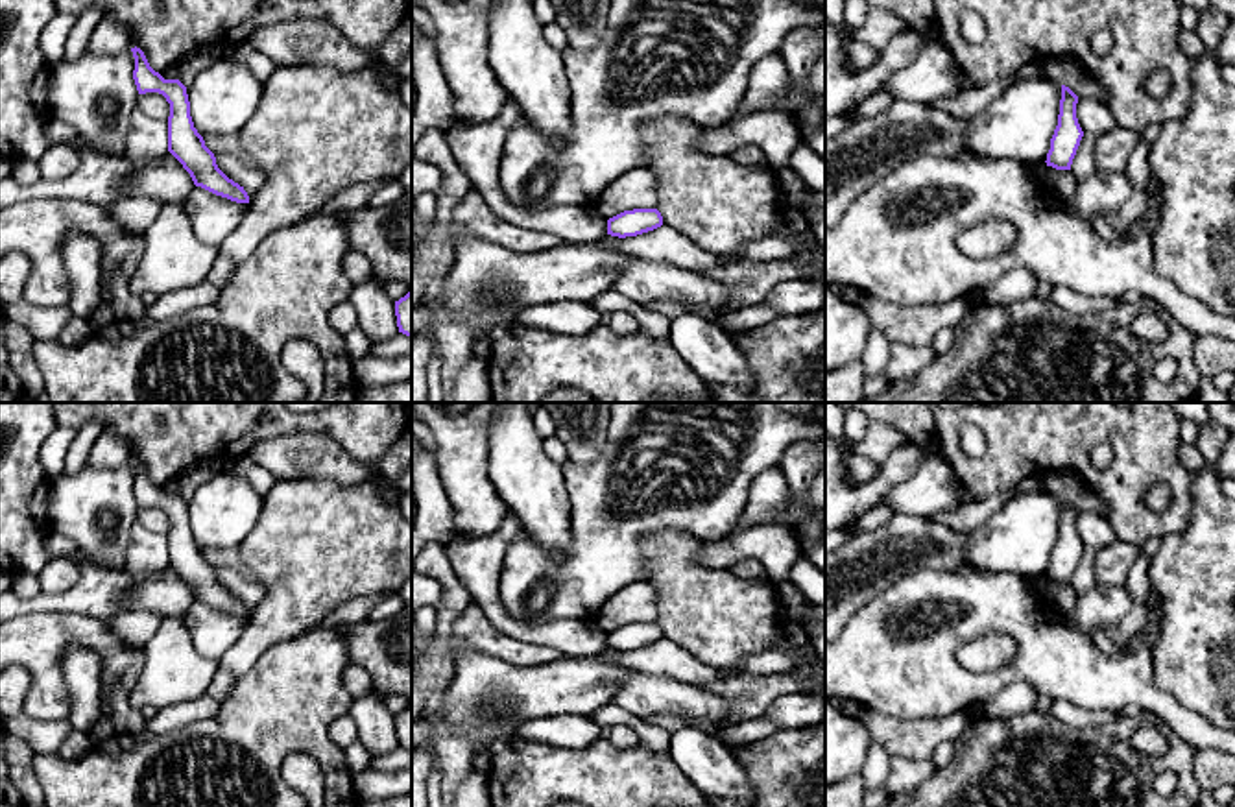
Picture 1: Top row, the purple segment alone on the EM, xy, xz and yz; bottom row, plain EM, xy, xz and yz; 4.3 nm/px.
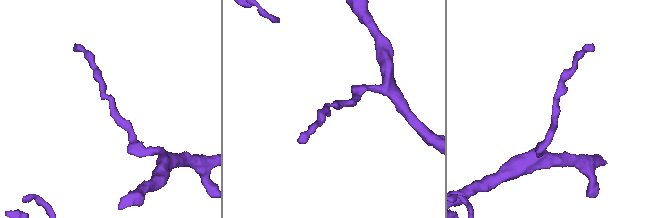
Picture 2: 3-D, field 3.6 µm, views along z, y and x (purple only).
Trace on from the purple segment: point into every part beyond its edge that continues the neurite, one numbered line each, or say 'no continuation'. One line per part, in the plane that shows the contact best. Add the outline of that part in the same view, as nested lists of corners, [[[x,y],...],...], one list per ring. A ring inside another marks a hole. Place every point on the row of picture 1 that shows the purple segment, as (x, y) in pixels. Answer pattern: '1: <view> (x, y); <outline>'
no continuation

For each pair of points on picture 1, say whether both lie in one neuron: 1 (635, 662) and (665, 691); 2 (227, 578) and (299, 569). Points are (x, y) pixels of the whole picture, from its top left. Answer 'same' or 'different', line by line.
1: different
2: different

